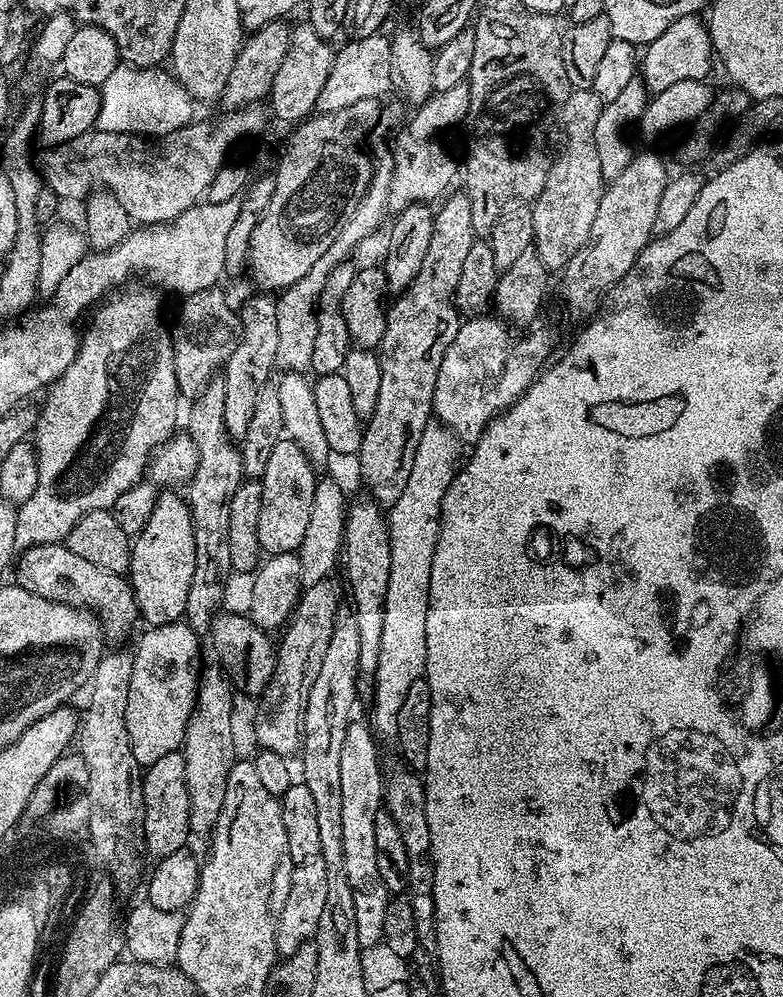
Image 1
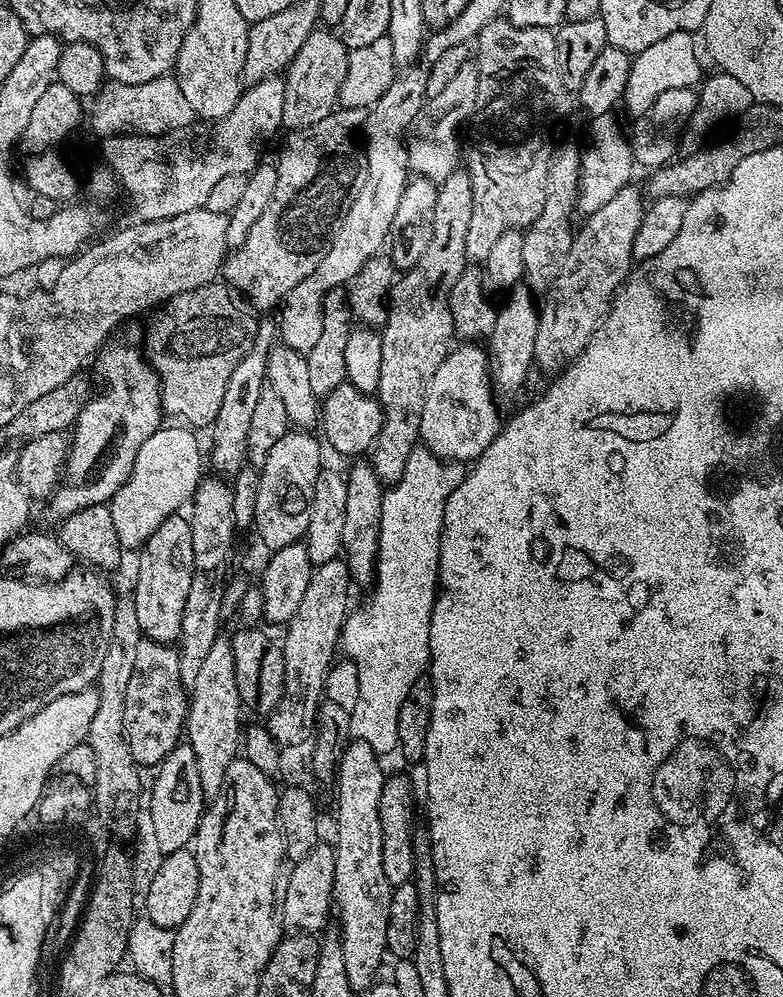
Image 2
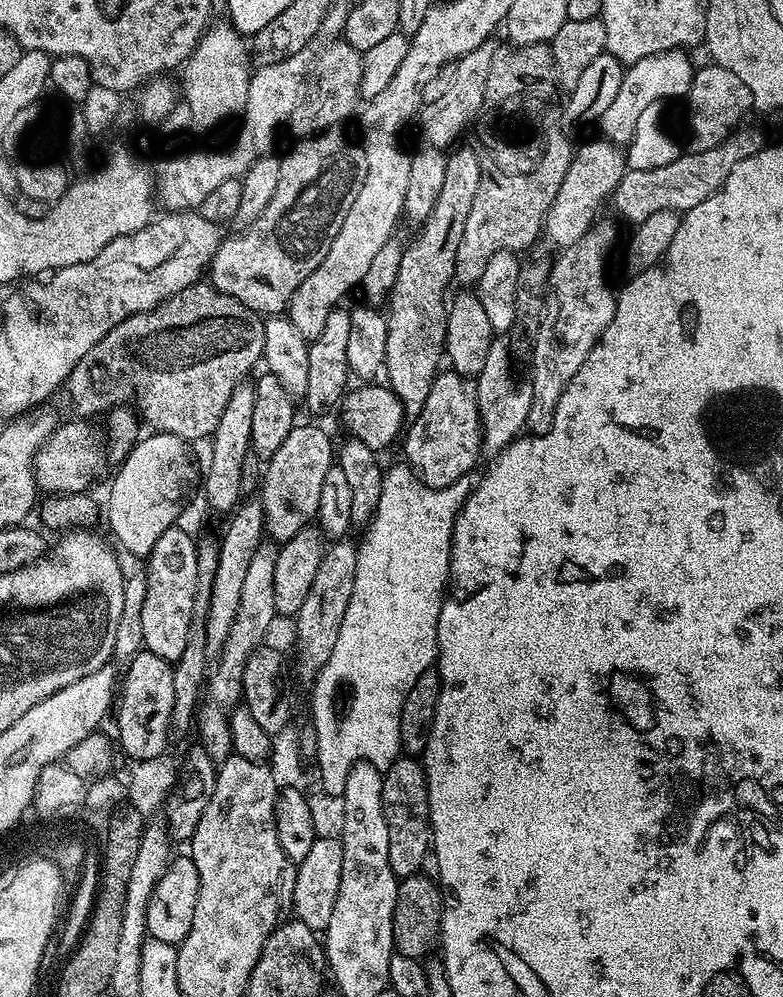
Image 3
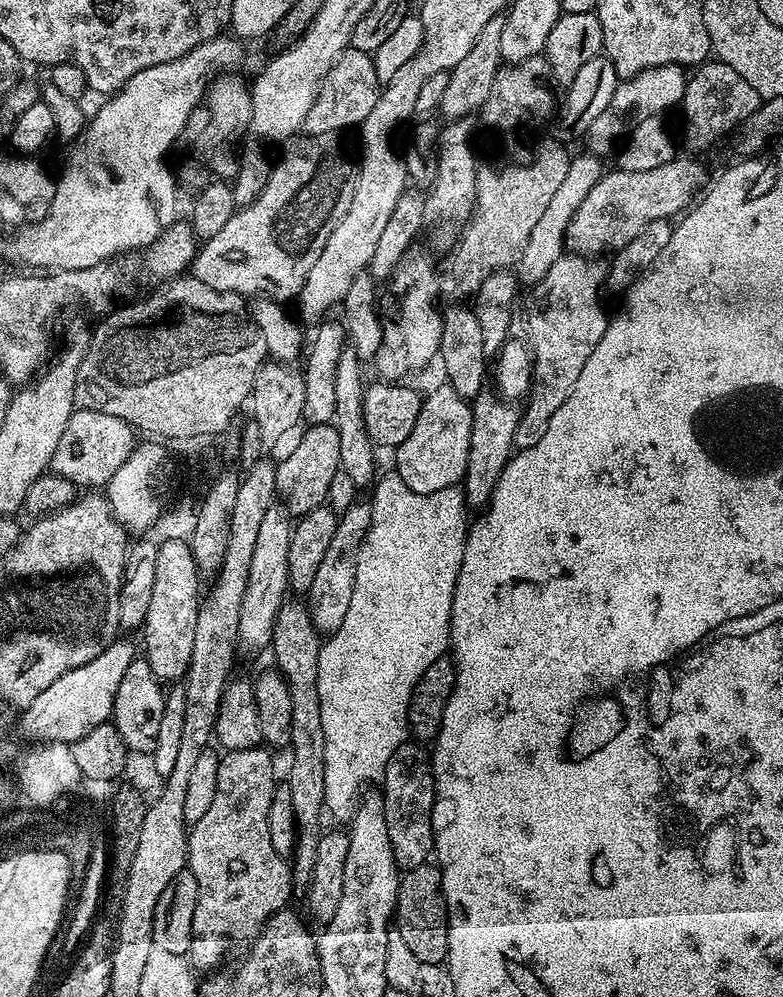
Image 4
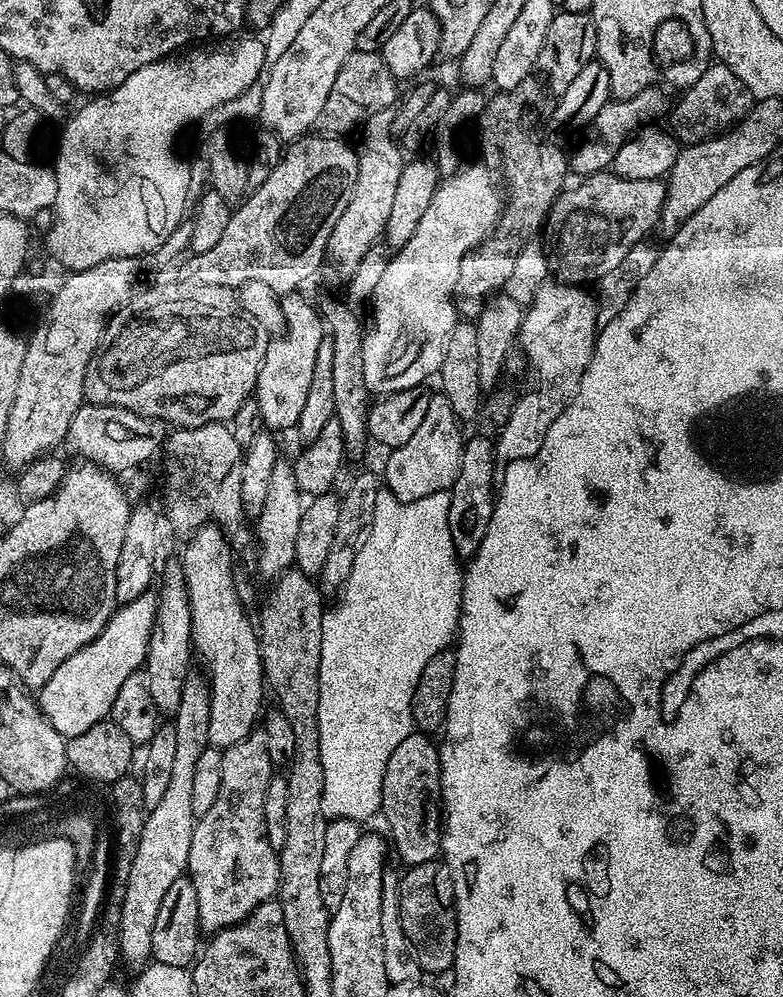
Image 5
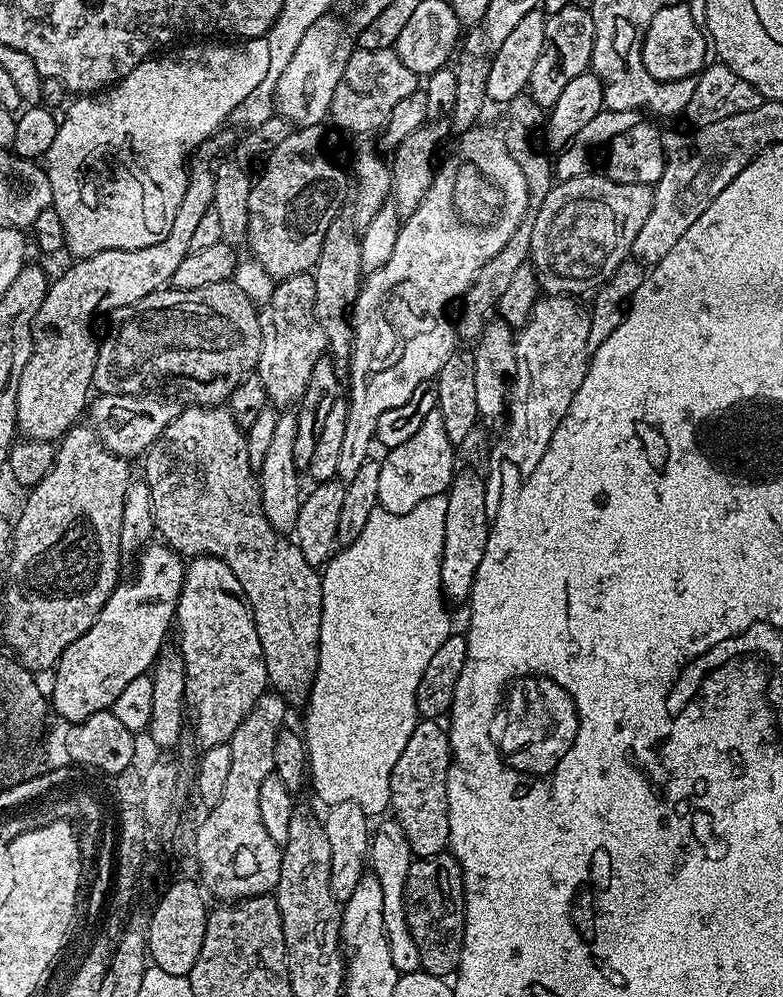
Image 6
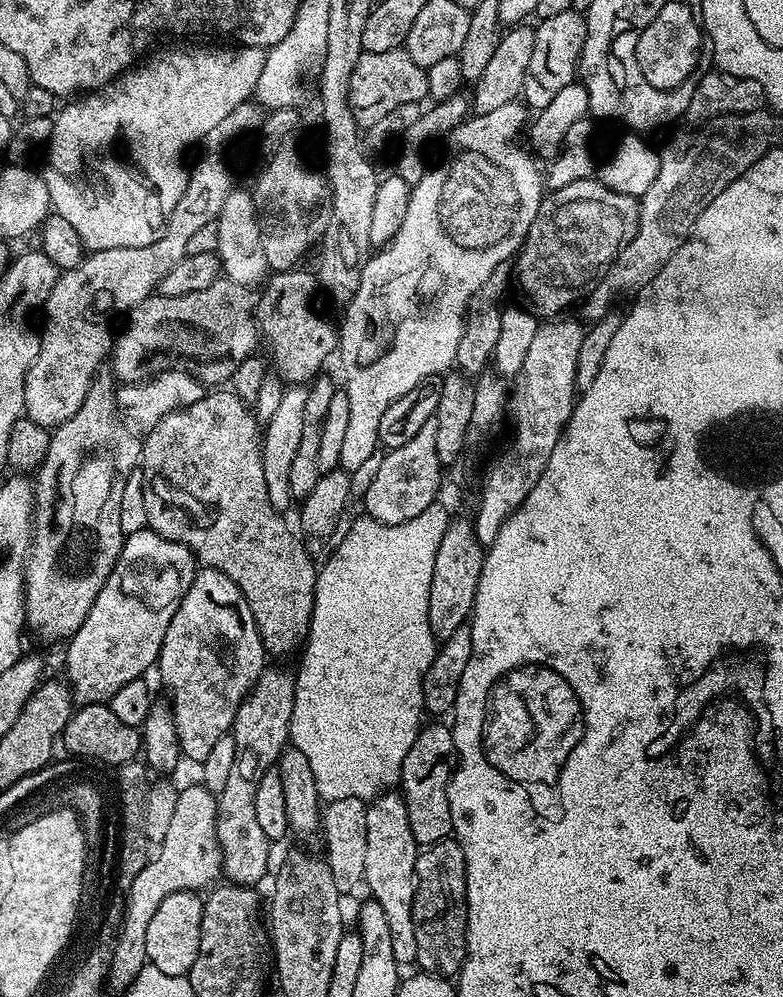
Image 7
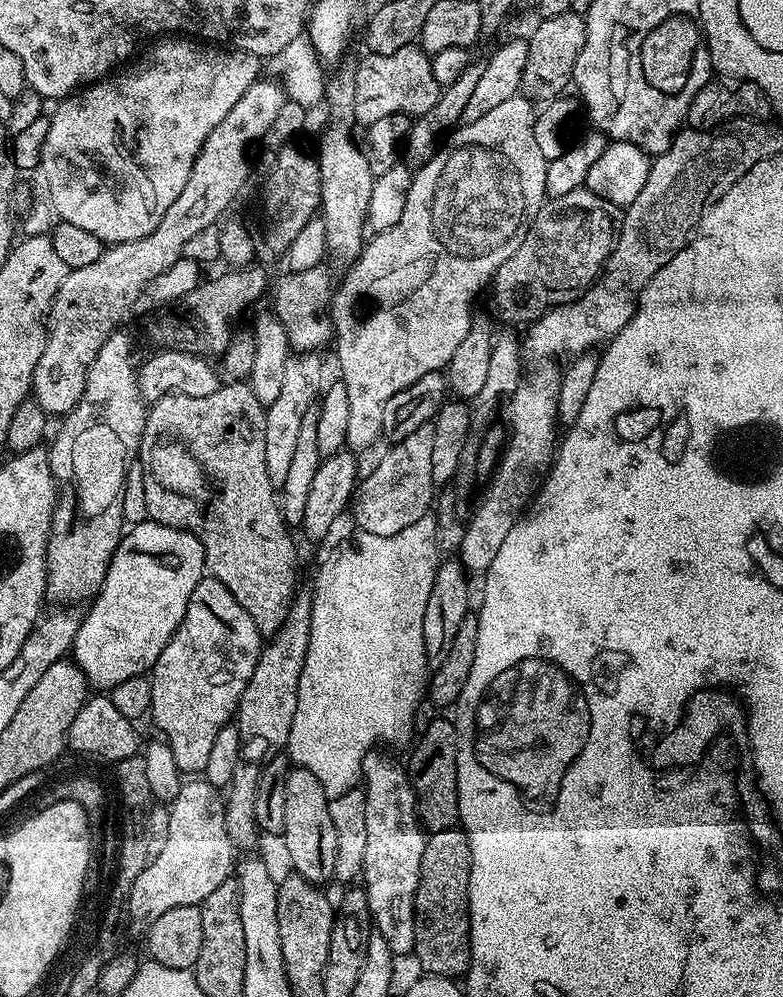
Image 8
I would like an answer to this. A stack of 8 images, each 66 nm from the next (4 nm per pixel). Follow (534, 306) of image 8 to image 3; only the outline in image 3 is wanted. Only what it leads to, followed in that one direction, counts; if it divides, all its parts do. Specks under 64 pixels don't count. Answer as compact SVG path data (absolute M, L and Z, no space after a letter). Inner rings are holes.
M737 127L718 146L710 146L710 150L701 152L685 151L669 162L667 166L658 166L658 170L628 170L618 182L614 193L616 208L629 220L632 226L641 224L650 214L657 210L670 209L681 214L689 212L698 202L706 202L730 178L730 170L738 166L738 162L746 162L754 154L766 147L764 132L760 128Z

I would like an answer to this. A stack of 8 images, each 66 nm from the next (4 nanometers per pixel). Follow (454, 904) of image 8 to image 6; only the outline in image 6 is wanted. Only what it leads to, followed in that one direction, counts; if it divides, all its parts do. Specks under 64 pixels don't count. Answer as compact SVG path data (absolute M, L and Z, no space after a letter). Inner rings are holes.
M451 851L413 859L406 874L404 913L414 946L418 946L421 969L435 976L451 977L460 964L464 941L464 879Z

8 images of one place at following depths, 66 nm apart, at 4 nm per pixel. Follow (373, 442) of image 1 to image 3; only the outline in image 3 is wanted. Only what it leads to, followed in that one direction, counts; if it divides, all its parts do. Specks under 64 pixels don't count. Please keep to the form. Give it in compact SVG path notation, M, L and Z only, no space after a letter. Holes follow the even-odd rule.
M453 147L447 153L446 179L438 193L438 202L434 202L434 210L430 210L419 229L420 237L405 247L398 278L386 300L388 333L383 371L386 376L388 372L387 387L400 399L408 418L414 418L426 406L426 394L430 394L432 381L438 375L436 363L445 355L444 291L456 275L458 242L462 242L462 230L466 230L466 218L474 206L474 194L478 194L478 182L482 178L475 147L460 147Z

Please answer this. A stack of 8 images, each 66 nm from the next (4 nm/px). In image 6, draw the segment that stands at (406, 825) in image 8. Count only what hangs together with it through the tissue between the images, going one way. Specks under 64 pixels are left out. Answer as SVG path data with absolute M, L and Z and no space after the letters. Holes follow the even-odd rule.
M393 818L384 819L379 821L381 824L377 828L375 825L371 833L367 859L370 861L371 875L376 876L382 886L382 922L386 926L386 938L390 942L390 959L394 962L394 970L401 974L418 972L421 971L418 946L414 946L414 938L410 934L404 913L406 874L410 870L414 855L398 822Z

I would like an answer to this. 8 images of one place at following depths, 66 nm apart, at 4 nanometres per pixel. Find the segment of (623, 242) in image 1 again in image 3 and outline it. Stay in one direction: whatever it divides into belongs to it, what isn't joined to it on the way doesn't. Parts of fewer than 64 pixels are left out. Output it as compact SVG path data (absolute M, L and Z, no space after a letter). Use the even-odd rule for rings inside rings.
M593 223L583 238L567 245L548 269L546 299L534 333L536 341L532 344L532 401L526 425L532 434L548 432L556 413L556 403L570 378L578 374L582 362L586 362L590 350L594 350L614 318L617 293L608 285L608 259L616 244L616 228L600 223Z

